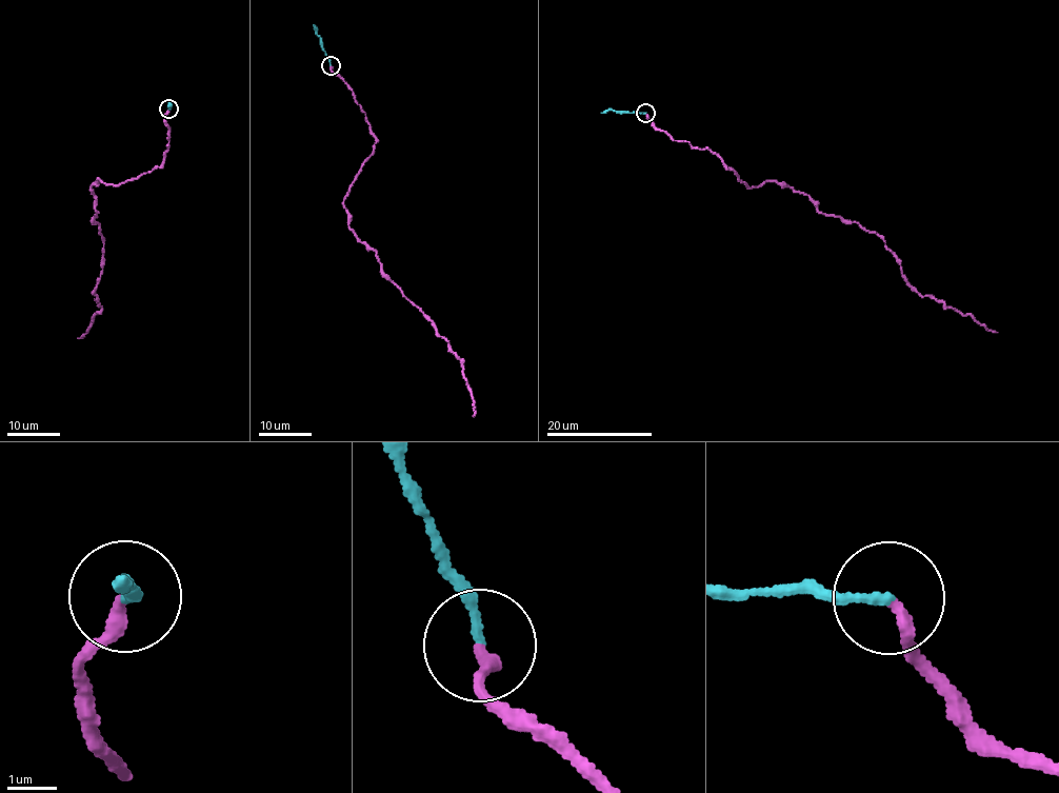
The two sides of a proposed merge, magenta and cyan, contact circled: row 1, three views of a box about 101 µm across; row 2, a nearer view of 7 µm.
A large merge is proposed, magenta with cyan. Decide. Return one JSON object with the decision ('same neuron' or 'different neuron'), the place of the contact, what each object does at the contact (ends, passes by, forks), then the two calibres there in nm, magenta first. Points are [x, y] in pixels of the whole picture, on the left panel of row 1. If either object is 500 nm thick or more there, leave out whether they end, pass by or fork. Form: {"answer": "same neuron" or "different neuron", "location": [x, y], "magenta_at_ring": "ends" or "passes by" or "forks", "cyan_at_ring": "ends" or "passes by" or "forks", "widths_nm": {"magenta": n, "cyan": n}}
{"answer": "different neuron", "location": [168, 108], "magenta_at_ring": "ends", "cyan_at_ring": "ends", "widths_nm": {"magenta": 260, "cyan": 180}}

